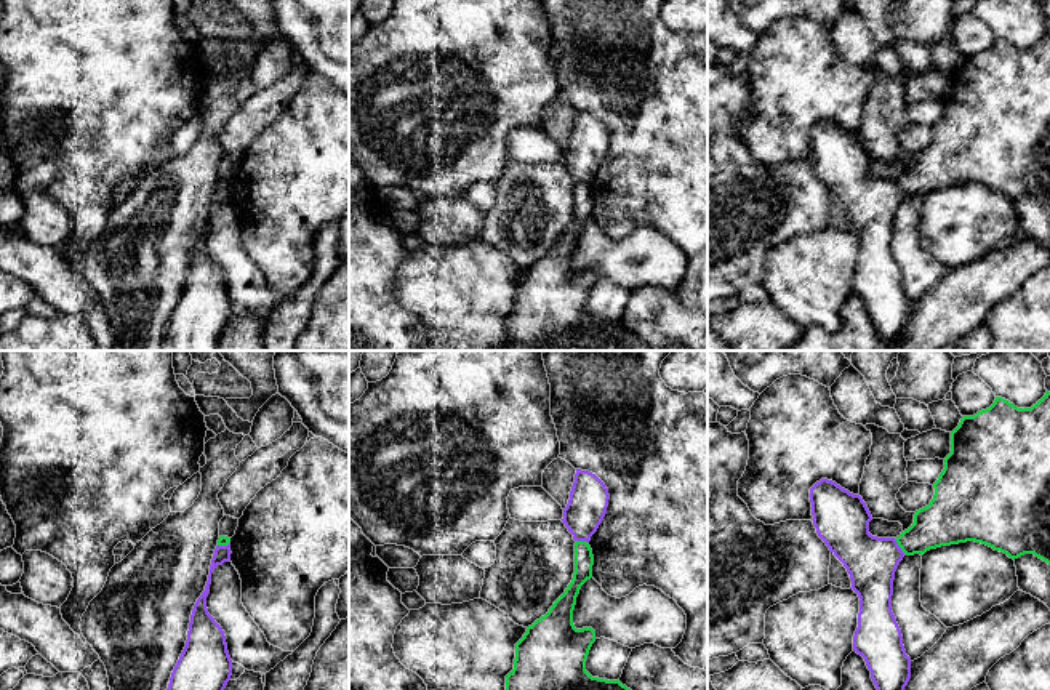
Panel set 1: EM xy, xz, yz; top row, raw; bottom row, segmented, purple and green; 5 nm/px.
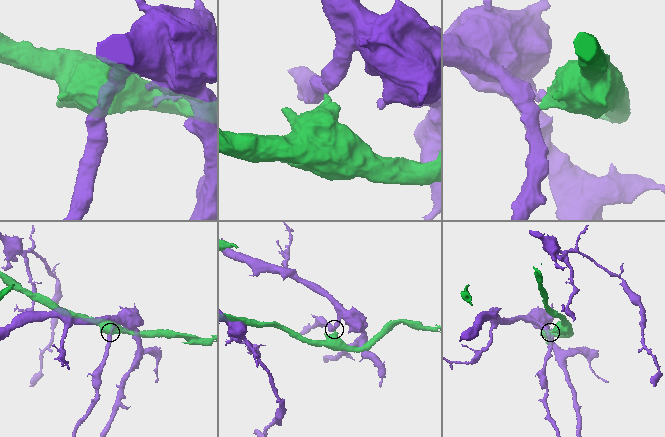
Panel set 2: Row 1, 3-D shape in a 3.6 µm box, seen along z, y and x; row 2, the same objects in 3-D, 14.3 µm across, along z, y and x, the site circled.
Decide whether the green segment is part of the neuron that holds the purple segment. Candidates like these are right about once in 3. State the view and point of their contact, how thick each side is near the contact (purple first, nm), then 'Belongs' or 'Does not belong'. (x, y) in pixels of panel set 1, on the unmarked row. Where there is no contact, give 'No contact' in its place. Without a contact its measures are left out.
Touches purple at yz (900, 189). Thickness 260 nm (purple) against 220 nm. Does not belong

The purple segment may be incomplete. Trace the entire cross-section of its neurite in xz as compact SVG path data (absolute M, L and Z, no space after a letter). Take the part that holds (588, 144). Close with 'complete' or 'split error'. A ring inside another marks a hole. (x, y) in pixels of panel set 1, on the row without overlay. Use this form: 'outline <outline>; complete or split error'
outline M576 110L562 160L575 183L591 183L607 155L608 141L608 130L595 115Z; complete

